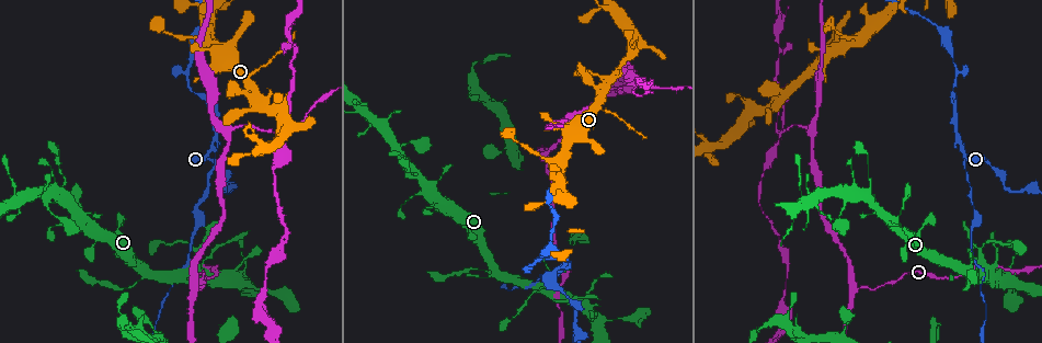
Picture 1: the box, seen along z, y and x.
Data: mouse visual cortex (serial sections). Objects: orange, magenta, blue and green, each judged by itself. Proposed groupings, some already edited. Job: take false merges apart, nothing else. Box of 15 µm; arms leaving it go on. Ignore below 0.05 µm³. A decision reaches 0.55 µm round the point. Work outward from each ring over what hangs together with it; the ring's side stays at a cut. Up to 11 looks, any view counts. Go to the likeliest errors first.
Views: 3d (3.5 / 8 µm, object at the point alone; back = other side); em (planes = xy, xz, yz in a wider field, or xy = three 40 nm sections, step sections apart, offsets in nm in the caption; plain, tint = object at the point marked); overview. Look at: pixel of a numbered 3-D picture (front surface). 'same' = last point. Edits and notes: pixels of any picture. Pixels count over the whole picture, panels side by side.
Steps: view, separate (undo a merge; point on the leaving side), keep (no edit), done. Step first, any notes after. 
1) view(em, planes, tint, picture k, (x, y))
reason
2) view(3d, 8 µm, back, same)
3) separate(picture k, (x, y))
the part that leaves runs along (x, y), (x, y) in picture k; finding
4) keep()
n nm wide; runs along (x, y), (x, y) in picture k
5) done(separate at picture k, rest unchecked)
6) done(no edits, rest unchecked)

view(3d, 3.5 µm, picture 1, (778, 132))
four or more arms meet

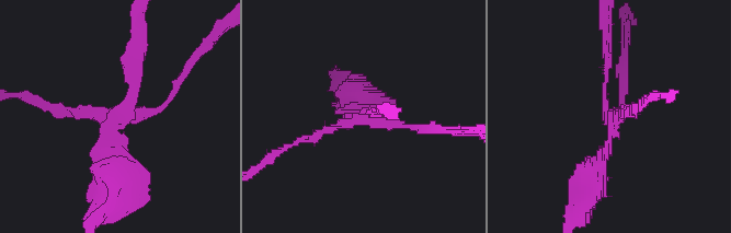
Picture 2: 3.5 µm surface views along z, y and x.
view(em, xy, step 5, tint, picture 2, (351, 122))
4 arms; arms of 100, 100, 150, 250 nm

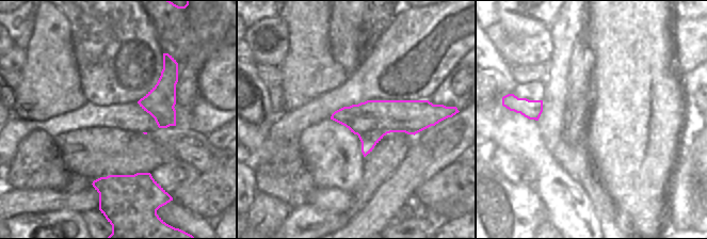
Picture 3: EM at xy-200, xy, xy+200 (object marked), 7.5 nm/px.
separate(picture 2, (127, 70))
the part that leaves runs along (111, 124), (114, 198), (96, 218) in picture 2; two cells meet here

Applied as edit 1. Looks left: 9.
view(3d, 3.5 µm, back, picture 1, (213, 150))
small branch off a trunk

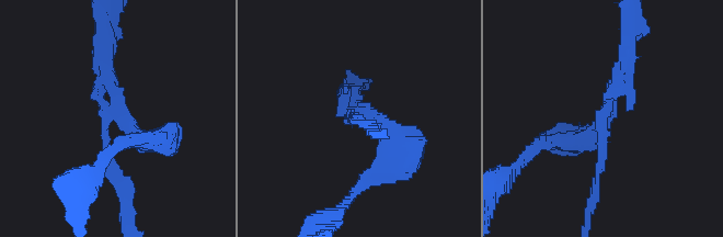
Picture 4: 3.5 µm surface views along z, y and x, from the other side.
view(em, xy, step 2, plain, picture 4, (609, 110))

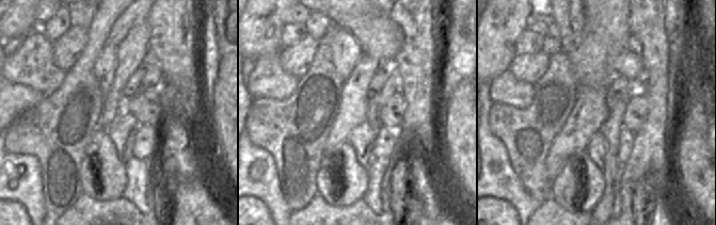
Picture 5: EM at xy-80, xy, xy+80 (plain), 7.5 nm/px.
view(em, xy, step 2, tint, same)

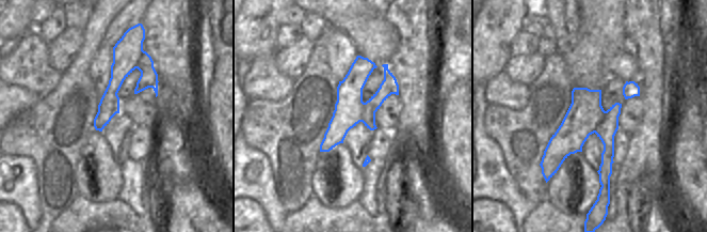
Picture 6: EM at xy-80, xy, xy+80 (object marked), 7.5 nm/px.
separate(picture 4, (603, 157))
arms of 100, 250, 300 nm; border along (137, 84), (140, 87), (157, 86) in picture 6; two cells meet here

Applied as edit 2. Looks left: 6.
view(3d, 3.5 µm, picture 1, (543, 289))
arms part here

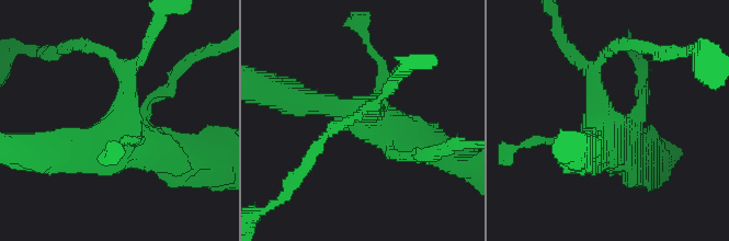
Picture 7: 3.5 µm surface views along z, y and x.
view(em, planes, tint, picture 7, (598, 126))
need the tissue

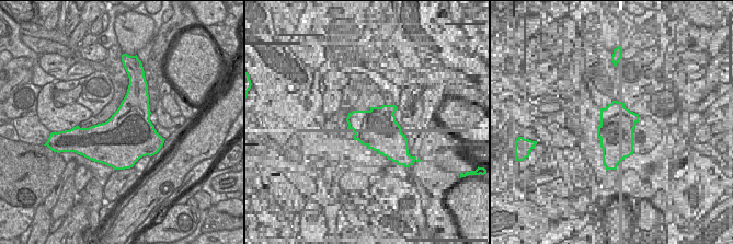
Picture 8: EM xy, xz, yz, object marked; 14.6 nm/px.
keep()
runs along (293, 100), (366, 113), (428, 144) in picture 7; continuous, no second cell

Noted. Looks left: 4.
view(3d, 8 µm, picture 1, (212, 112))
narrows sharply

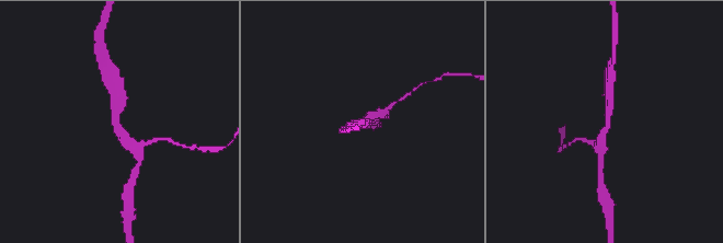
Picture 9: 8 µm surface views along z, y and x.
view(3d, 3.5 µm, picture 9, (117, 120))

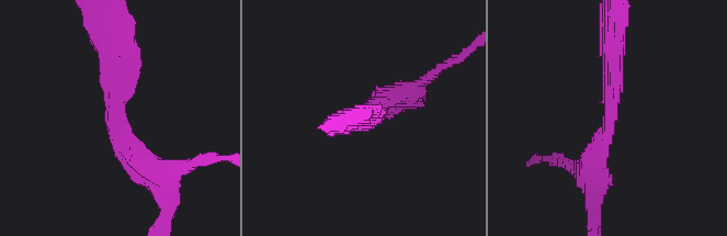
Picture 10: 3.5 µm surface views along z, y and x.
view(em, planes, tint, picture 10, (122, 118))
arms of 300, 300 nm

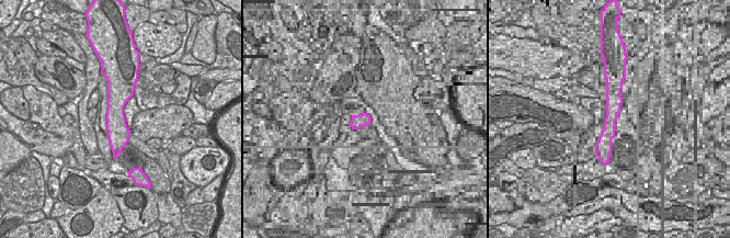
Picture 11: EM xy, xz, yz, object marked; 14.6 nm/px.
keep()
runs along (156, 178), (115, 113), (109, 43) in picture 10; all the same cell

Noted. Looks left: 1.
done(separate at picture 2, separate at picture 4, rest unchecked)

